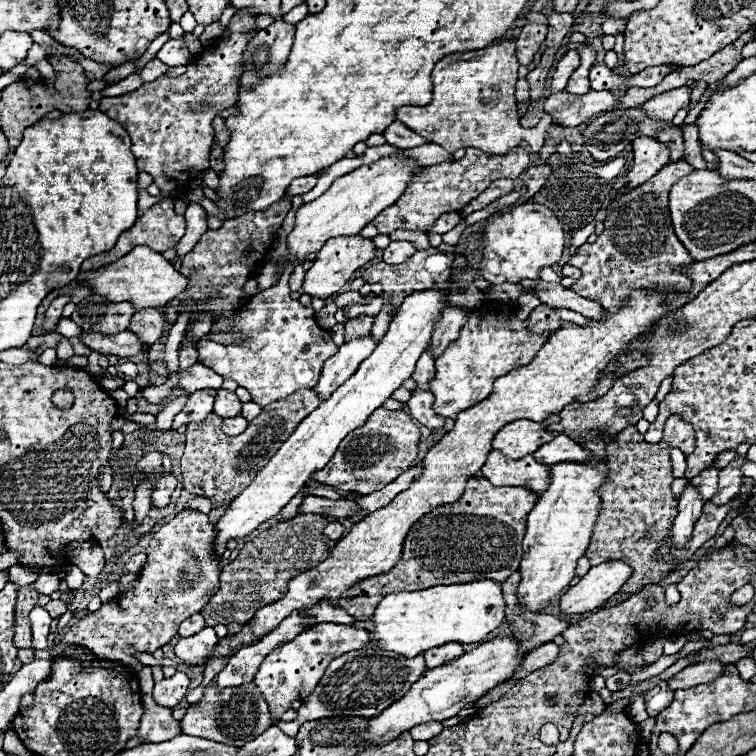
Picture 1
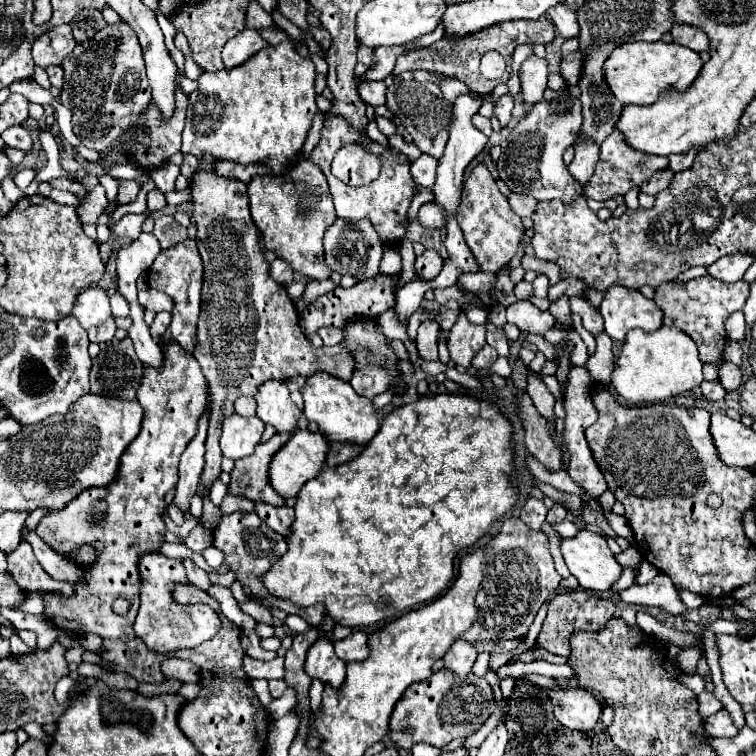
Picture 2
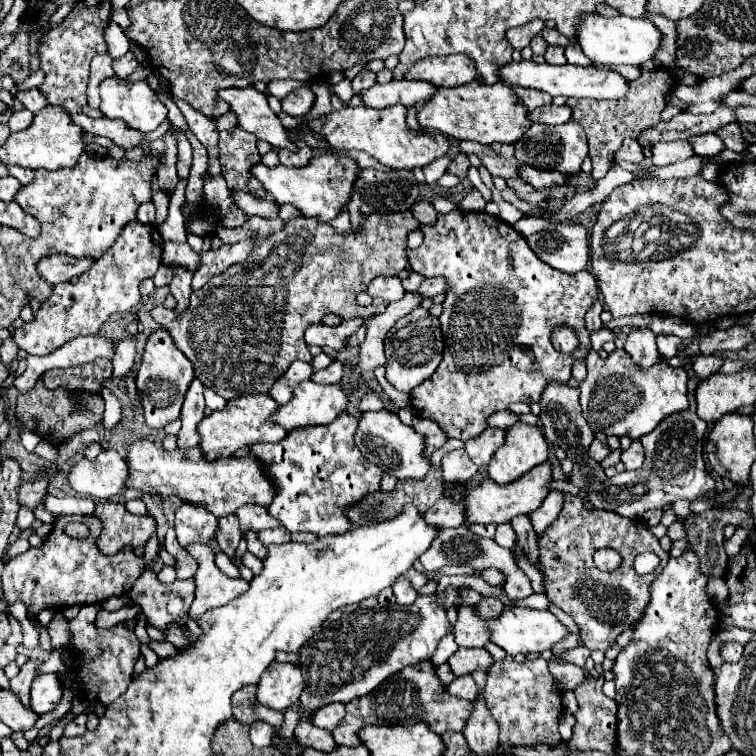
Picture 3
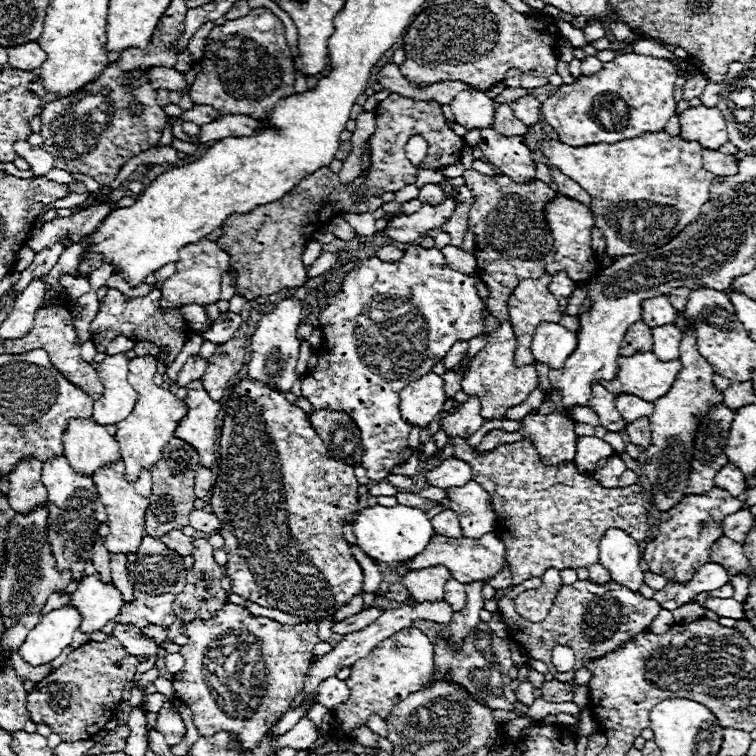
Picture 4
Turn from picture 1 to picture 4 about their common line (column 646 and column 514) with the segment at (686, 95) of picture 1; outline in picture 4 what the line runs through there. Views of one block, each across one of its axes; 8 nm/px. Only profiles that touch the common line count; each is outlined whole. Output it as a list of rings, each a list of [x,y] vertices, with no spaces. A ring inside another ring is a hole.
[[[534,96],[518,98],[510,104],[510,108],[514,108],[514,116],[518,116],[518,120],[522,120],[526,126],[536,124],[540,118],[540,102]]]

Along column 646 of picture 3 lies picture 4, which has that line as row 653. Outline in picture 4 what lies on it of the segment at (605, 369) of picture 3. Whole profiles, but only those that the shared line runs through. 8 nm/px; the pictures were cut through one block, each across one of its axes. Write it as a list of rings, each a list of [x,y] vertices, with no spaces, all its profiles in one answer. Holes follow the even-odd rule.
[[[404,628],[400,632],[396,632],[394,636],[386,638],[382,644],[378,644],[370,656],[364,656],[362,660],[352,664],[352,674],[346,680],[348,688],[350,688],[350,698],[334,708],[334,716],[336,716],[336,724],[334,724],[334,736],[338,740],[350,740],[352,738],[352,730],[358,724],[366,724],[370,714],[380,714],[382,718],[386,718],[386,714],[394,708],[396,702],[404,700],[408,694],[418,692],[424,688],[424,684],[432,678],[434,674],[434,648],[430,638],[420,632],[418,628]]]

